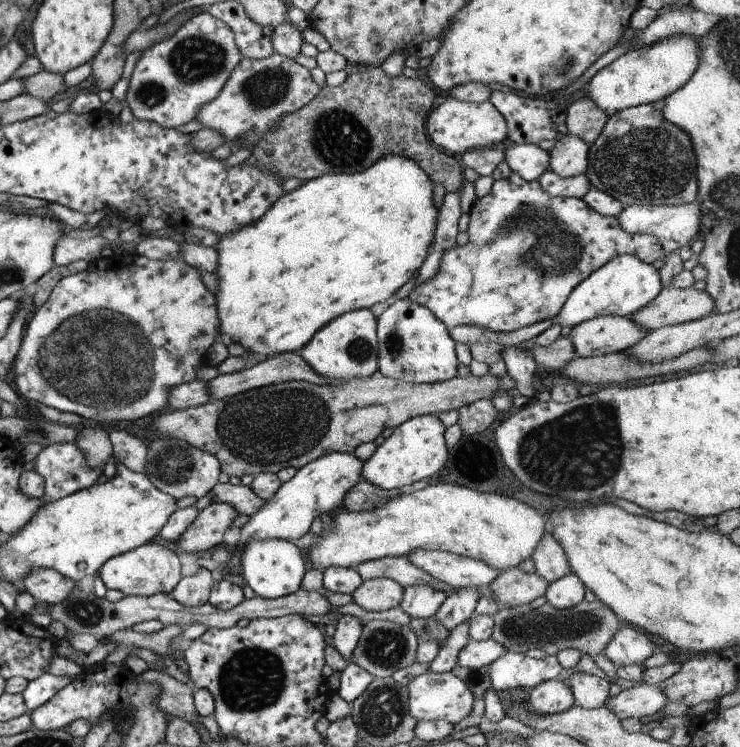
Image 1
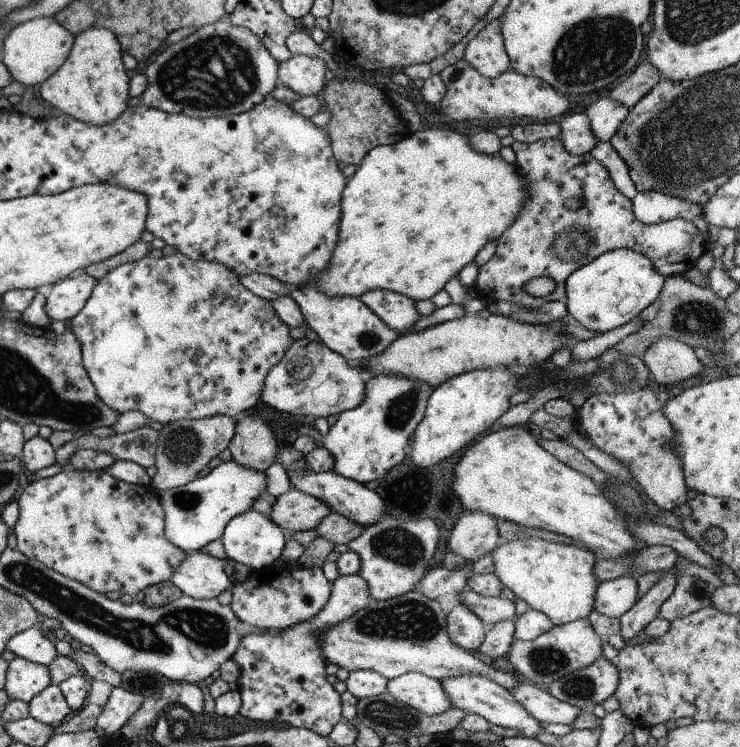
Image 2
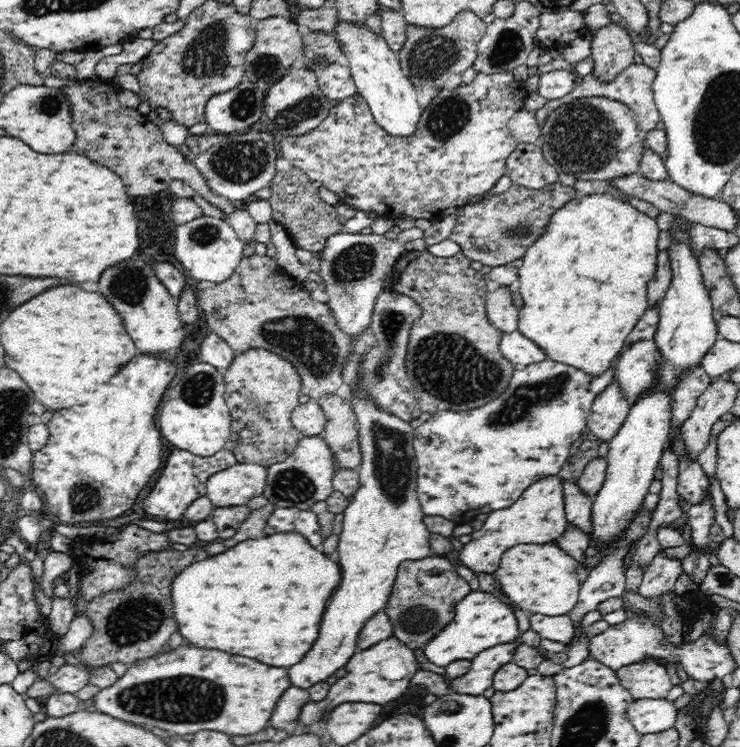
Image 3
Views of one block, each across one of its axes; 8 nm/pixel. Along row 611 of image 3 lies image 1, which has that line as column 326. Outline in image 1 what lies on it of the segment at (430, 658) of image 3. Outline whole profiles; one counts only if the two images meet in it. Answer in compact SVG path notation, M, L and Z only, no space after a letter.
M332 453L307 462L295 475L280 484L276 492L239 528L239 538L233 546L223 544L227 565L221 573L223 575L240 574L242 565L242 551L250 541L268 539L284 539L298 543L308 533L313 519L321 513L328 514L340 506L344 495L357 483L361 477L362 461L354 458L351 453Z

